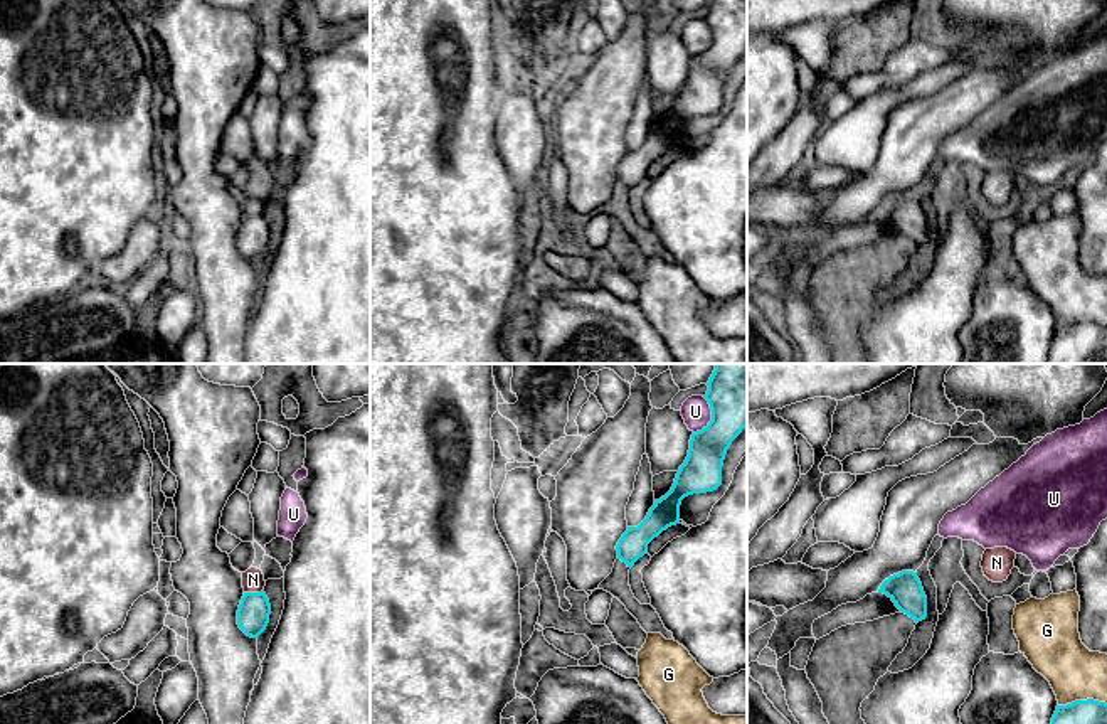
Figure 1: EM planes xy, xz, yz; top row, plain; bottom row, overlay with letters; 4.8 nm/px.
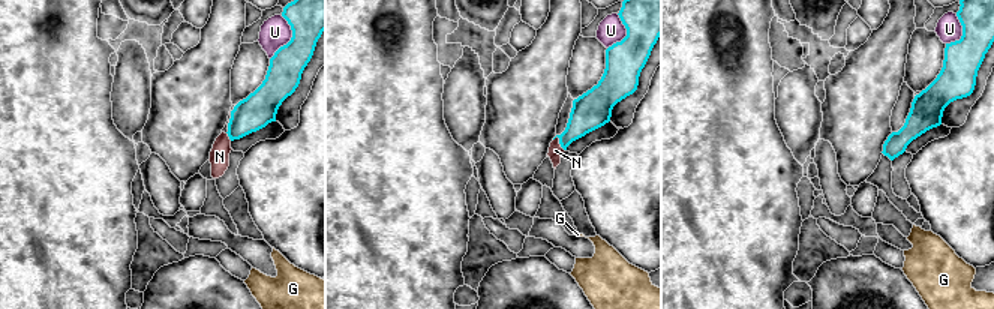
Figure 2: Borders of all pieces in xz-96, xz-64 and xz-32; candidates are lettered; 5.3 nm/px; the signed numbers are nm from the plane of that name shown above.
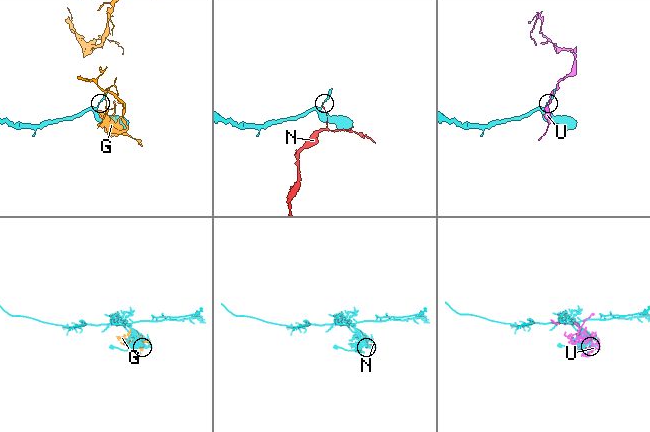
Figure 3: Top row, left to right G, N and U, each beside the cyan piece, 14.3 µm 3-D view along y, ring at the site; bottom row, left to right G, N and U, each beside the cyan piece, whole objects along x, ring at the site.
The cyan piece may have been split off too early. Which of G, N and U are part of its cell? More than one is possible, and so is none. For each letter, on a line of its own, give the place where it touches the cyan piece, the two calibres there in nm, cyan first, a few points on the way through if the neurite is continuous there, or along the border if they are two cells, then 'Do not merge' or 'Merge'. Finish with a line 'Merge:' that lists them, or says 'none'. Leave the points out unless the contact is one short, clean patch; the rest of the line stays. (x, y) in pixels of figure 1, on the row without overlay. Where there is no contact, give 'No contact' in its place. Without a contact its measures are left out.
G: Touches cyan at yz (1082, 324). Thickness 280 nm (cyan) against 260 nm. Do not merge
N: Touches cyan at xy (253, 216). Thickness 160 nm (cyan) against 110 nm. Boundary: xy (263, 212), (244, 216). Do not merge
U: Touches cyan at xz (712, 41). Thickness 240 nm (cyan) against 140 nm. Do not merge
Merge: none

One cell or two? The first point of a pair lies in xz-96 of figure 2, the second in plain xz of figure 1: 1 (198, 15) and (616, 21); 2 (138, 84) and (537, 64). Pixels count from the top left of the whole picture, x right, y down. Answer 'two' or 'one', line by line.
1: one
2: two

